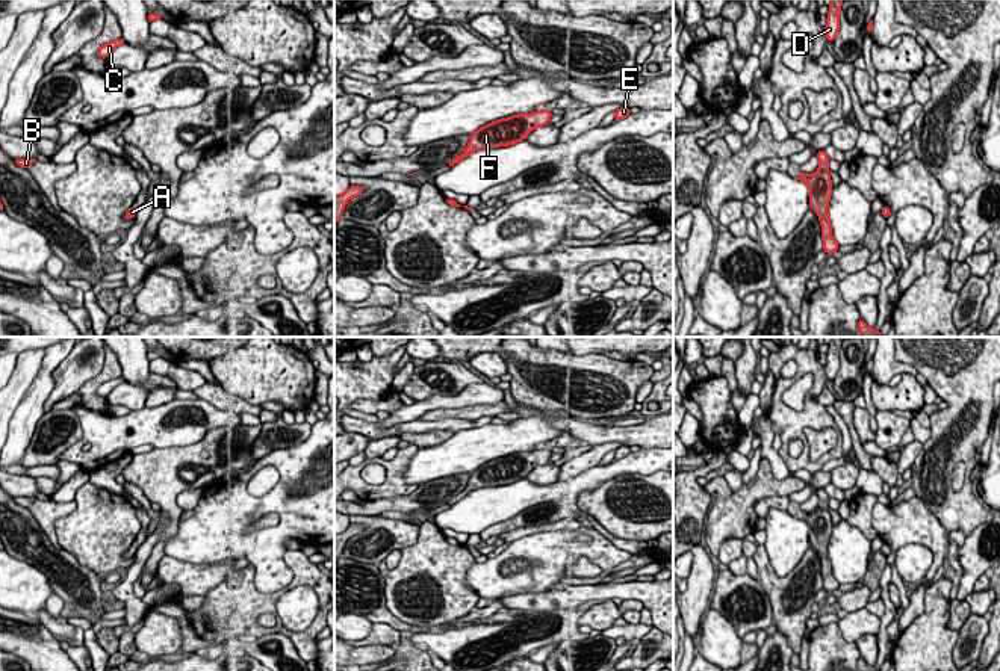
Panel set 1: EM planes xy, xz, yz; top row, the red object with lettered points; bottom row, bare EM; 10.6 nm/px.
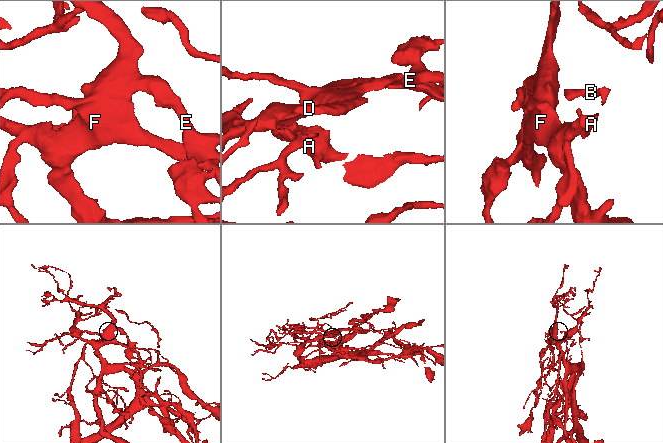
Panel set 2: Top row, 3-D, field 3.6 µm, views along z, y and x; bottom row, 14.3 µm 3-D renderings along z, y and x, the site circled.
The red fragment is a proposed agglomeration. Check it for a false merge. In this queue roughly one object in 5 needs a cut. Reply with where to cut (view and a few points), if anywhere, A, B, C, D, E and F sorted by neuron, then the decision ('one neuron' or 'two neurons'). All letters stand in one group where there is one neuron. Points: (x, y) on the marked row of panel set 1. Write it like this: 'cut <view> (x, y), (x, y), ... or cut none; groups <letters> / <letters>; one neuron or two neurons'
cut none; groups A B C D E F; one neuron

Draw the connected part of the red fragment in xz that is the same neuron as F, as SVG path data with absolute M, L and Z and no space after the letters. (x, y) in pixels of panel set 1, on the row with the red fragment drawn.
M545 107L533 113L519 113L492 121L470 135L467 147L460 156L449 162L449 166L457 165L474 151L508 147L525 141L534 128L548 125L551 116L552 112Z

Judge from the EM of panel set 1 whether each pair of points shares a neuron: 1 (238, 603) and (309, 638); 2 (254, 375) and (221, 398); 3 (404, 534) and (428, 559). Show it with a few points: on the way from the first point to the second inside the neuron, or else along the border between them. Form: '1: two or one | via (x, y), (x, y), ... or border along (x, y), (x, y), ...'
1: one | via (250, 623), (257, 630), (285, 630), (289, 633)
2: two | border along (221, 386), (227, 392), (259, 405)
3: two | border along (419, 526), (416, 541), (400, 550)

